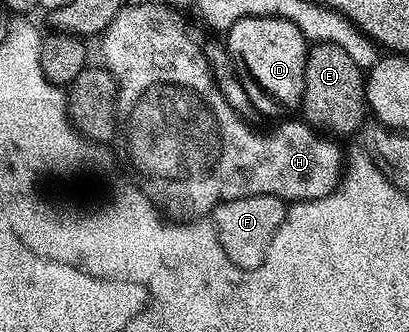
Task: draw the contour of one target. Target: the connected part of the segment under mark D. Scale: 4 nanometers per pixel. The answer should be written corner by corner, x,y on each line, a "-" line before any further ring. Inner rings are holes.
277,16
242,18
228,29
226,47
238,70
238,78
252,95
254,106
261,117
284,118
292,114
287,112
292,112
295,108
297,111
301,107
304,98
304,71
310,47
303,28

